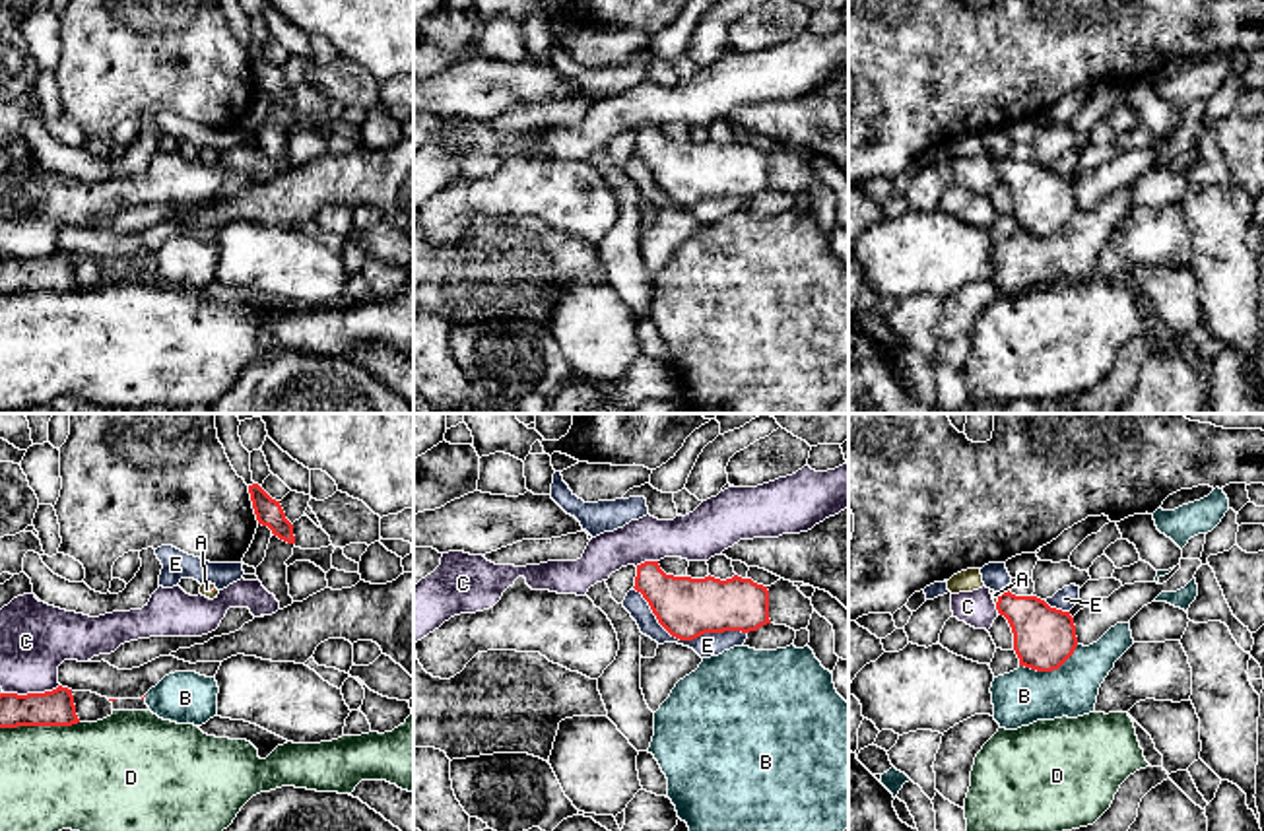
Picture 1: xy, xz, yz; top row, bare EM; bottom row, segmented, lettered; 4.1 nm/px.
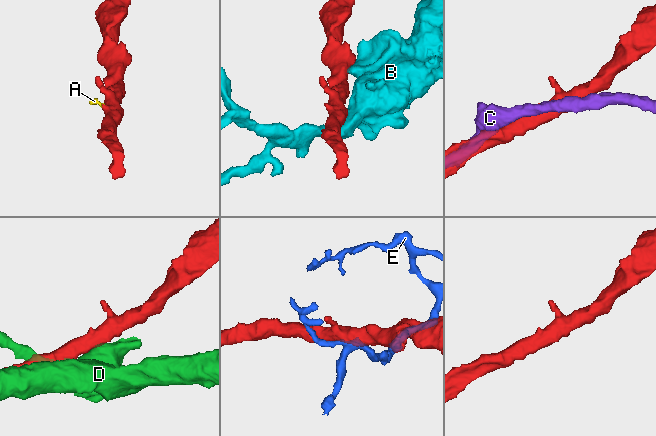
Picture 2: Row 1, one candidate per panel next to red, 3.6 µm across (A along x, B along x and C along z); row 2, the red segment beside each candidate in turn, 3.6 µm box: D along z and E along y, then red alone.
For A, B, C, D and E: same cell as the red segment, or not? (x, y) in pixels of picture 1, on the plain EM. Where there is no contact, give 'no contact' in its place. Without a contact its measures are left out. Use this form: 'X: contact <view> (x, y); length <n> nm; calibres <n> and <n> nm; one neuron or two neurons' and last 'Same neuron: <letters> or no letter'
A: contact yz (998, 164); length 50 nm; calibres 260 and 30 nm; one neuron
B: contact yz (1049, 235); length 260 nm; calibres 260 and 220 nm; two neurons
C: contact xy (32, 259); length 240 nm; calibres 150 and 300 nm; two neurons
D: contact xy (39, 290); length 320 nm; calibres 150 and 440 nm; two neurons
E: contact xz (686, 204); length 500 nm; calibres 260 and 100 nm; two neurons
Same neuron: A

